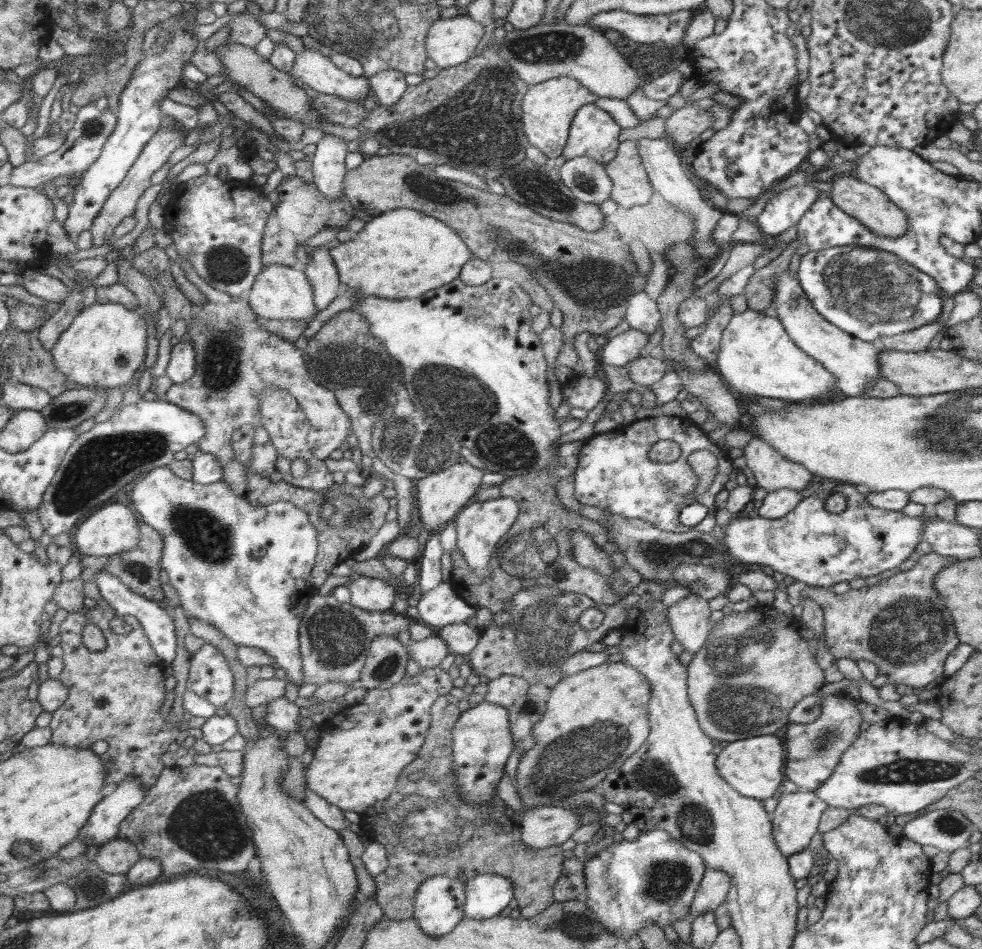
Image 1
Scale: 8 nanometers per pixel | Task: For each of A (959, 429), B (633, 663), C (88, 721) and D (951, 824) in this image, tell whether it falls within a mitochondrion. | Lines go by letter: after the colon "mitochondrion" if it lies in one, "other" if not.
A: mitochondrion
B: other
C: other
D: mitochondrion

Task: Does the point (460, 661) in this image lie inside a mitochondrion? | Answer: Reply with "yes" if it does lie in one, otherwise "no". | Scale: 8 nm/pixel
no

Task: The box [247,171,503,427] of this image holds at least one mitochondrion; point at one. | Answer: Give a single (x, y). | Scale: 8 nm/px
(339, 362)

